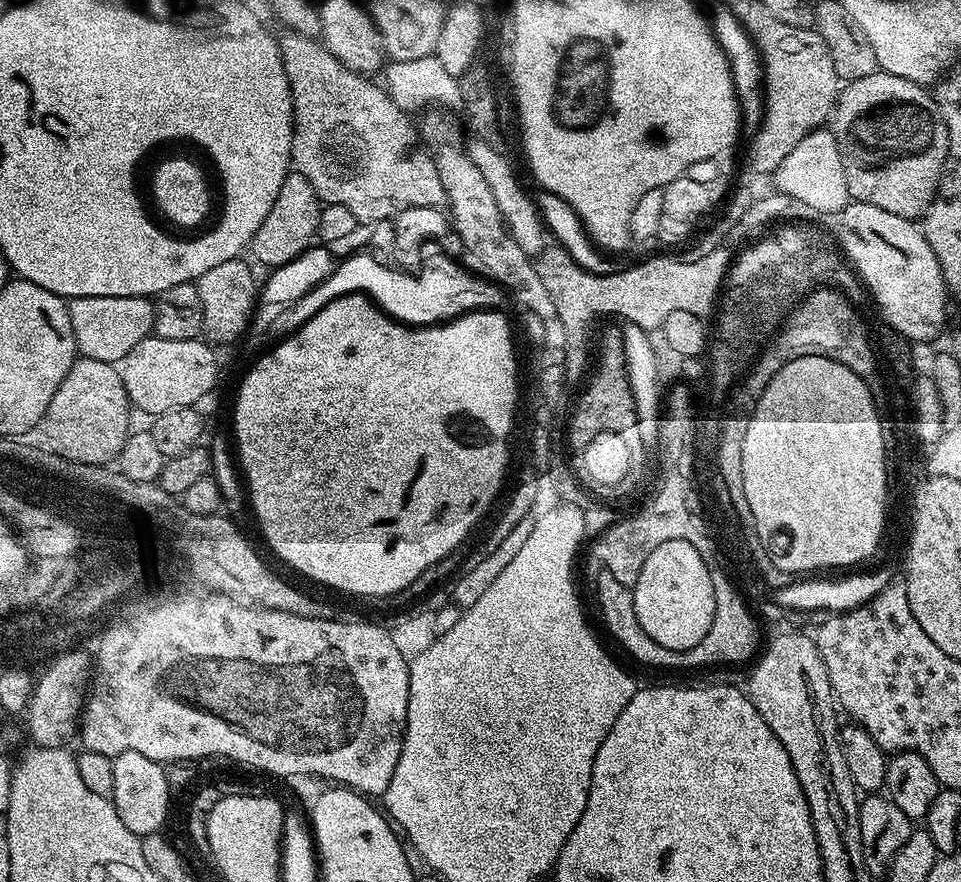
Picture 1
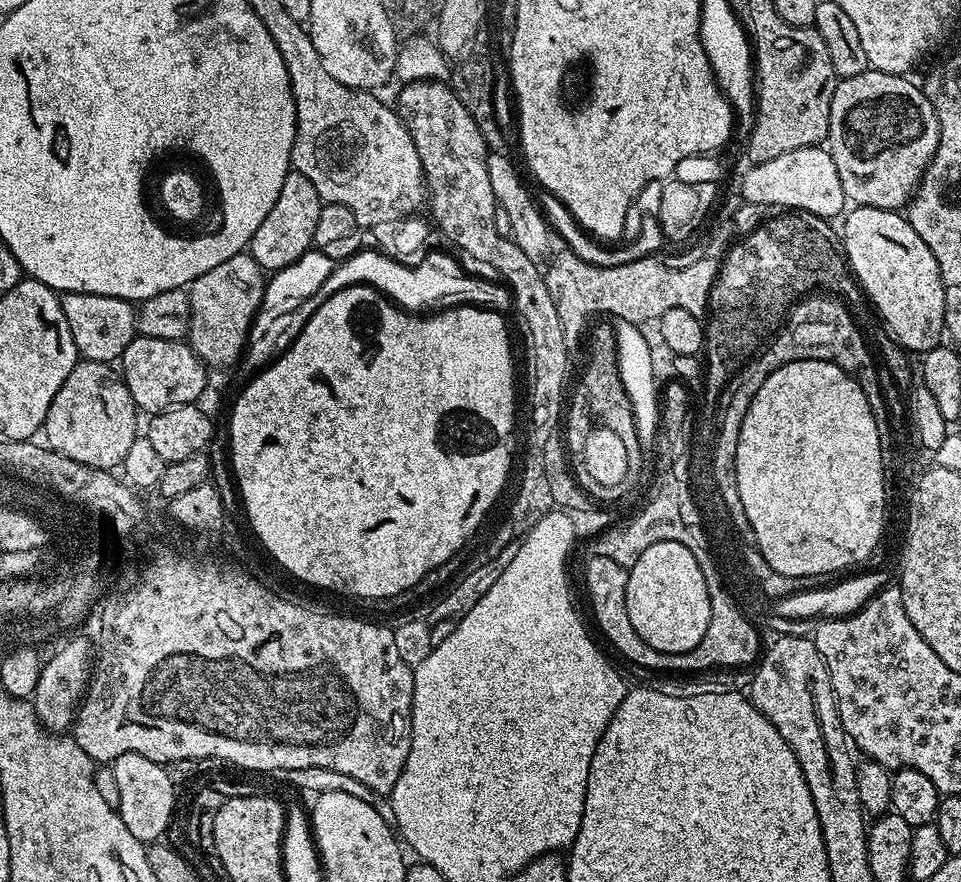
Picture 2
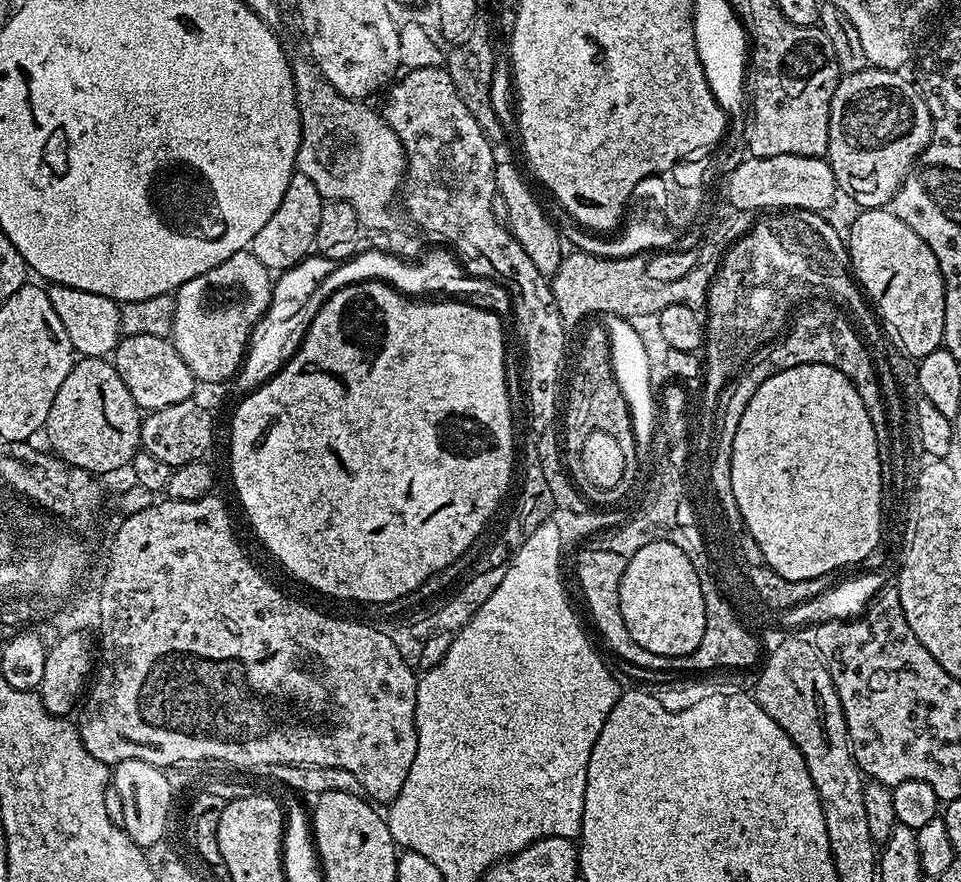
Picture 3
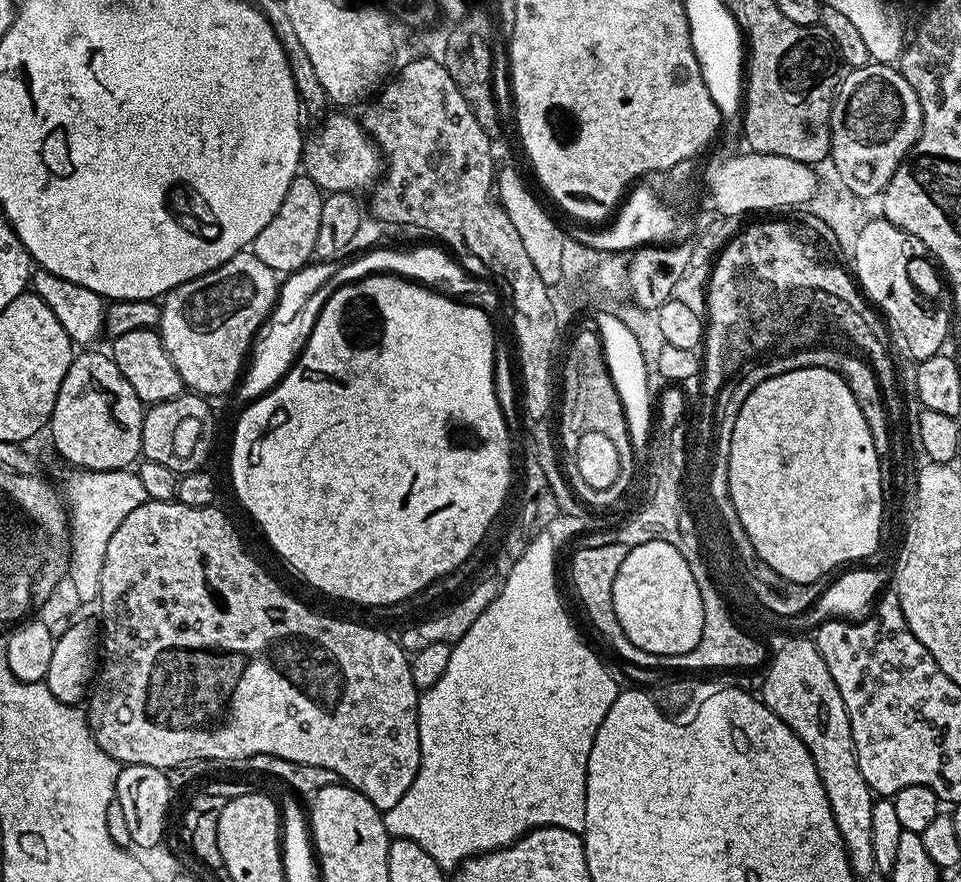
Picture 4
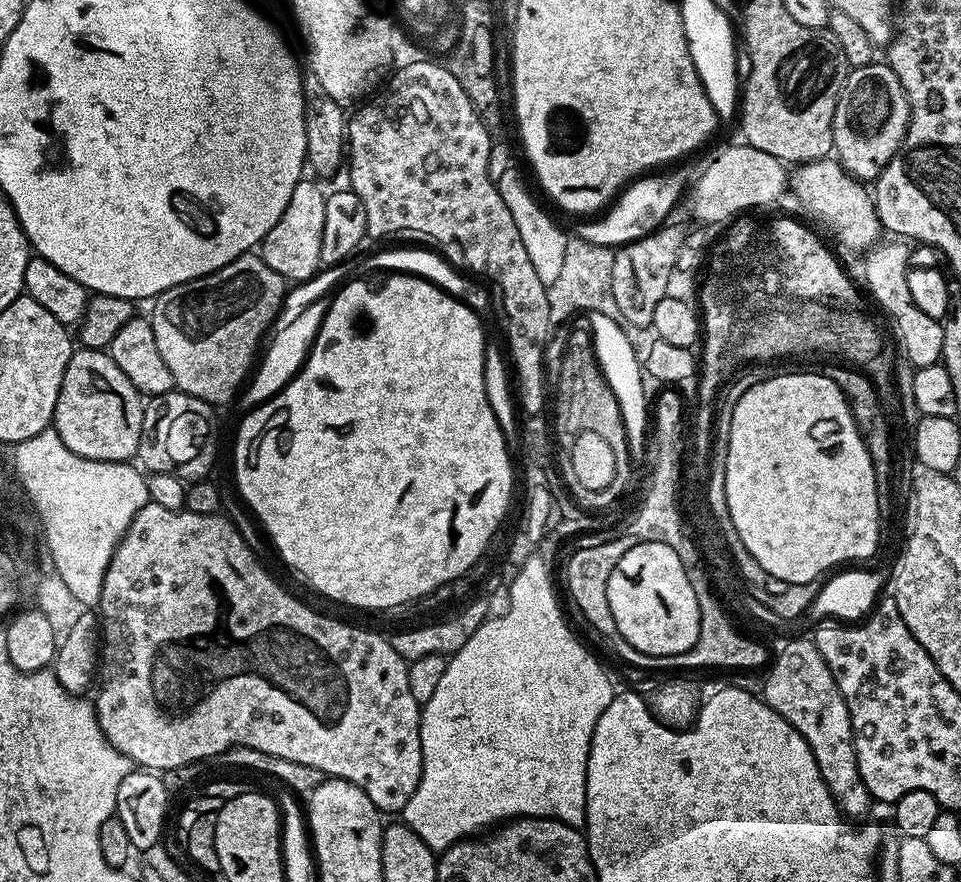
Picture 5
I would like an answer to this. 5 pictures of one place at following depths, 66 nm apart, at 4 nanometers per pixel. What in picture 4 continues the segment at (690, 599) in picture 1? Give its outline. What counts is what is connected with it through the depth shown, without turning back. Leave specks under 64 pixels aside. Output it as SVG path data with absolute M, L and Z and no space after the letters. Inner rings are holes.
M642 541L624 552L622 566L618 566L618 578L614 578L614 614L618 614L620 628L635 648L641 648L644 652L649 652L655 656L678 656L694 650L698 646L698 640L702 635L702 595L698 592L698 585L694 582L693 575L686 564L686 559L670 543L666 541Z

